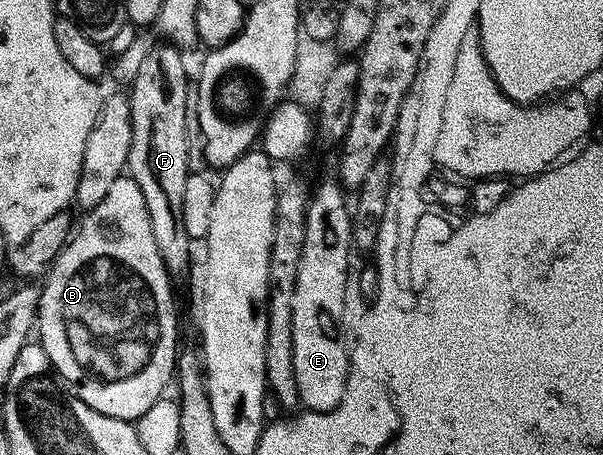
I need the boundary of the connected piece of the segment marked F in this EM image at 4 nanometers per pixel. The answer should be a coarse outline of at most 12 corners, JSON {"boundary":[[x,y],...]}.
{"boundary":[[162,44],[129,91],[129,177],[171,275],[184,228],[192,82]]}

